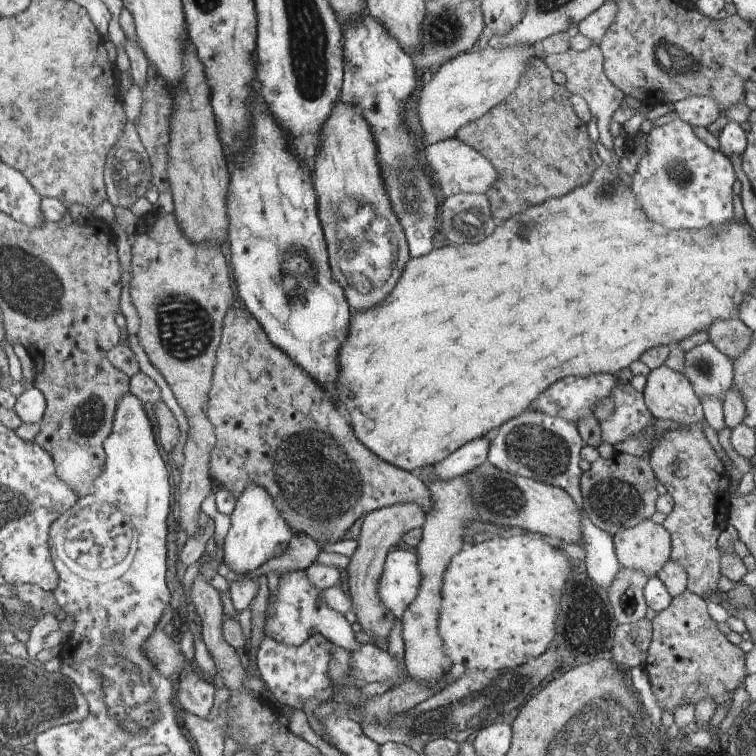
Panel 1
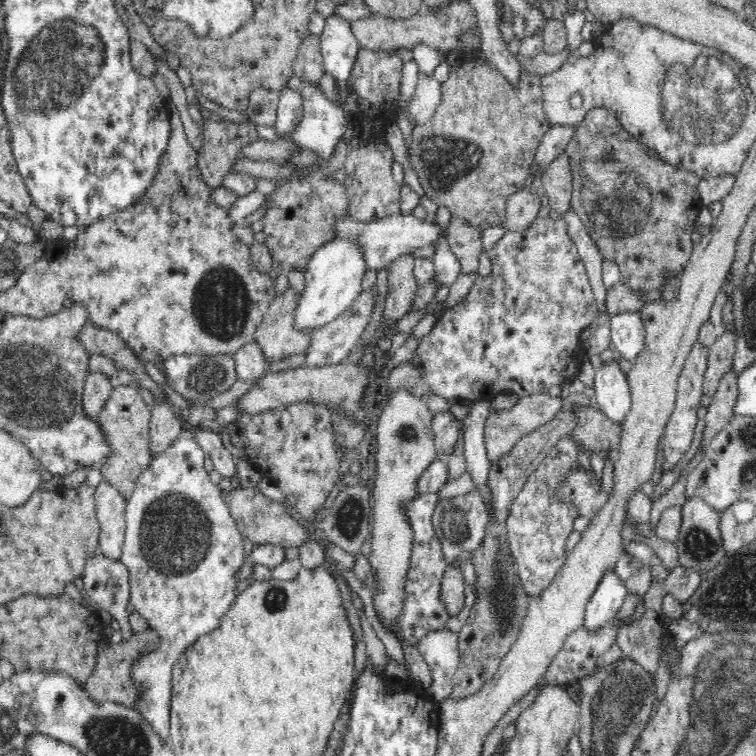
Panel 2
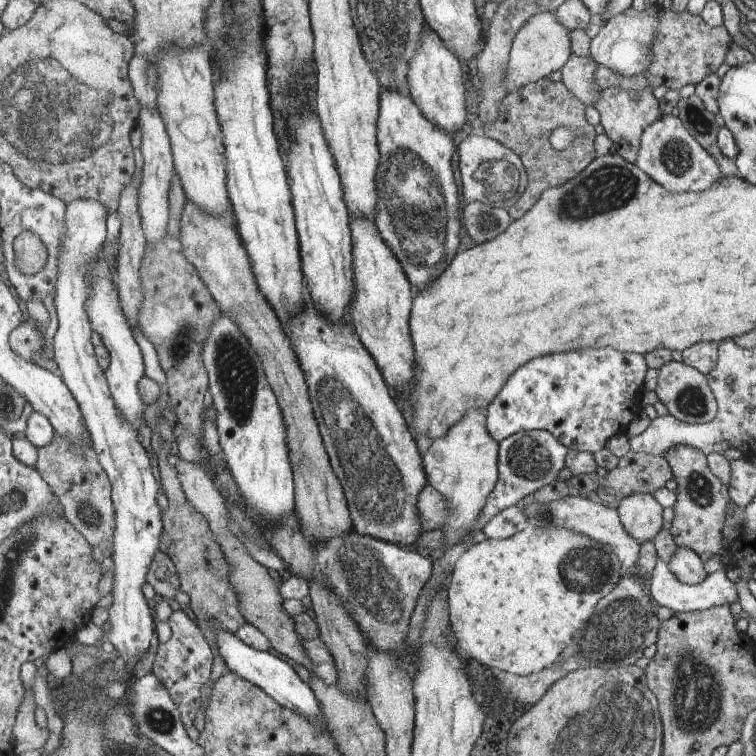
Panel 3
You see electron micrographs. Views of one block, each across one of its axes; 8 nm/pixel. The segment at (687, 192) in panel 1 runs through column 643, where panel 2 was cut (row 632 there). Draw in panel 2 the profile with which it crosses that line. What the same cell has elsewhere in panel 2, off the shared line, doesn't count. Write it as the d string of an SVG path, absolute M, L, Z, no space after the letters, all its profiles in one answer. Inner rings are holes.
M194 437L176 438L168 448L156 453L150 466L140 473L125 506L127 525L120 561L129 570L129 600L135 611L146 619L148 628L162 638L160 648L142 656L133 667L134 679L146 687L134 708L166 739L170 722L172 667L196 639L219 626L224 612L236 598L237 572L248 559L236 521L220 496L219 487L212 483L204 468L204 453Z

